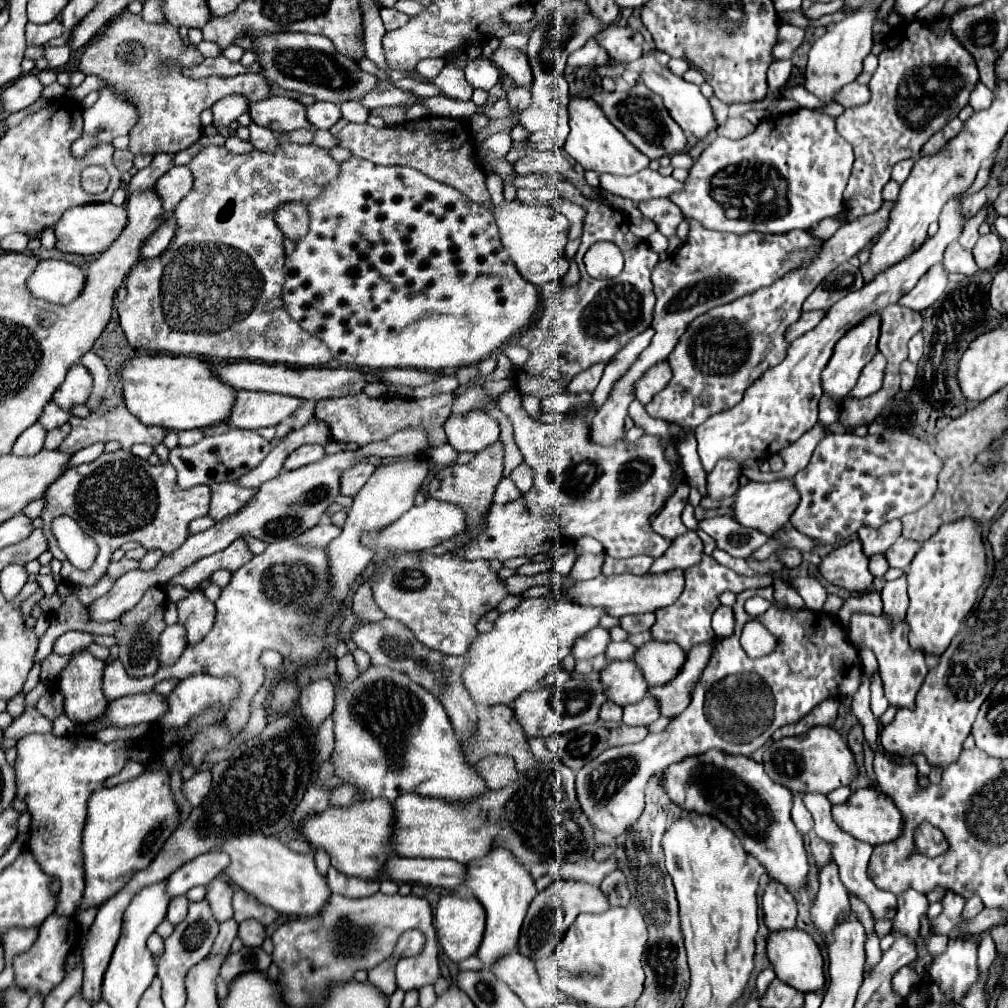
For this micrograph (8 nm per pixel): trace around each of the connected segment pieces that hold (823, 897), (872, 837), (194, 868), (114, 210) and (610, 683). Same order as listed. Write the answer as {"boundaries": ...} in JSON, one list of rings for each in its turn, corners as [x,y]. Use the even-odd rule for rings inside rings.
{"boundaries":[[[[827,864],[819,874],[819,892],[811,908],[811,922],[813,926],[825,936],[827,942],[831,942],[833,930],[839,924],[841,914],[851,912],[849,892],[843,888],[843,882],[839,880],[839,872],[835,864]]],[[[873,788],[855,790],[847,802],[833,806],[833,816],[835,816],[835,822],[839,824],[839,828],[843,828],[843,832],[847,832],[847,834],[855,836],[857,840],[863,840],[871,846],[895,840],[903,828],[901,814],[895,808],[895,804],[891,802],[891,798],[879,790],[873,790]]],[[[207,852],[197,856],[195,860],[183,864],[181,868],[175,870],[175,874],[171,874],[167,878],[167,894],[171,898],[187,894],[193,886],[199,884],[209,884],[213,878],[217,878],[221,874],[221,870],[229,864],[229,856],[227,854],[219,854],[219,852]]],[[[111,202],[105,204],[87,204],[87,206],[75,206],[69,208],[61,220],[55,224],[55,236],[57,244],[55,248],[65,254],[81,254],[81,256],[93,256],[105,252],[113,240],[121,234],[123,226],[127,222],[127,212],[121,206],[115,206]]],[[[609,662],[601,672],[601,682],[607,686],[609,700],[619,706],[639,702],[649,692],[649,684],[643,680],[643,672],[639,672],[635,662]]]]}

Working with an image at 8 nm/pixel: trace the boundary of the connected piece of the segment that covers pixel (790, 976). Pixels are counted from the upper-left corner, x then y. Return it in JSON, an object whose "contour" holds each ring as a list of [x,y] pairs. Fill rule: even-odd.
{"contour":[[[789,928],[789,930],[779,930],[779,932],[769,932],[769,936],[767,936],[767,958],[773,964],[777,978],[789,986],[801,990],[801,992],[819,990],[825,984],[823,956],[821,956],[815,940],[803,930]]]}

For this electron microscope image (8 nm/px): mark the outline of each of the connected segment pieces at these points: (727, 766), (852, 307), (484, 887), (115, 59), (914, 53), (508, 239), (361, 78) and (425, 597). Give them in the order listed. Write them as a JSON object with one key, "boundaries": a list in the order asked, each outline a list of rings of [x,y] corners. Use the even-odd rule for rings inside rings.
{"boundaries":[[[[711,750],[701,756],[687,756],[687,760],[681,760],[679,764],[665,768],[661,772],[661,776],[663,776],[663,790],[667,792],[671,802],[679,804],[679,808],[683,812],[703,812],[707,816],[717,816],[717,820],[723,820],[723,824],[727,824],[727,828],[731,828],[735,832],[735,836],[741,840],[745,852],[755,856],[773,880],[785,884],[791,894],[805,888],[809,860],[805,854],[803,836],[797,832],[797,828],[789,816],[791,806],[793,806],[791,790],[783,788],[781,784],[775,784],[765,774],[763,764],[759,764],[747,756],[727,756],[725,752]]],[[[955,196],[955,200],[947,202],[947,208],[943,208],[939,216],[939,232],[933,238],[929,238],[915,252],[915,256],[909,256],[907,260],[887,268],[887,272],[875,276],[873,282],[865,284],[861,290],[855,290],[843,300],[839,300],[831,310],[827,310],[827,316],[811,332],[803,334],[799,340],[795,340],[789,346],[789,352],[781,364],[767,370],[755,384],[751,384],[751,388],[747,388],[743,400],[737,406],[733,406],[727,412],[711,416],[709,420],[705,420],[701,426],[695,428],[697,450],[705,472],[711,472],[719,458],[735,458],[737,462],[743,464],[747,458],[759,460],[773,456],[781,448],[799,440],[807,430],[815,426],[817,404],[823,394],[819,374],[827,366],[835,344],[847,334],[847,330],[863,322],[863,318],[879,314],[885,306],[899,302],[899,298],[907,294],[933,264],[943,260],[947,244],[959,240],[965,228],[961,198],[963,196]]],[[[493,848],[491,852],[487,852],[487,856],[471,860],[465,866],[467,880],[463,880],[463,888],[467,888],[483,904],[487,914],[487,928],[477,956],[485,962],[487,968],[491,968],[497,958],[517,948],[517,938],[525,912],[531,900],[537,896],[535,880],[531,878],[529,868],[525,864],[519,864],[519,860],[515,860],[515,856],[507,852],[507,848]]],[[[123,10],[123,14],[107,24],[101,38],[85,48],[79,60],[79,70],[83,74],[101,78],[105,86],[115,88],[115,94],[123,96],[137,108],[139,118],[131,131],[131,144],[128,147],[133,154],[177,154],[181,150],[187,150],[197,142],[197,138],[201,138],[201,124],[197,132],[199,114],[205,108],[211,108],[223,96],[243,94],[251,104],[271,96],[271,88],[261,74],[247,72],[235,78],[211,76],[195,80],[183,76],[179,68],[163,70],[161,60],[165,58],[173,58],[181,66],[193,66],[203,60],[203,56],[195,48],[181,42],[175,26],[167,22],[149,24],[139,14]]],[[[911,20],[887,32],[883,38],[883,52],[879,54],[879,66],[869,82],[871,100],[865,106],[845,110],[845,114],[837,118],[837,132],[853,144],[855,152],[851,178],[843,196],[843,204],[853,218],[879,210],[883,204],[881,190],[891,178],[891,168],[905,158],[919,158],[921,146],[969,104],[969,96],[977,82],[979,70],[975,68],[975,58],[959,44],[959,40],[955,40],[955,36],[951,36],[951,28],[939,36],[931,22]]],[[[519,200],[507,202],[499,208],[493,208],[495,220],[499,226],[501,242],[511,254],[521,276],[543,288],[547,282],[559,280],[567,274],[569,262],[565,258],[565,244],[567,244],[567,218],[555,210],[553,206],[537,206],[537,204],[521,204]]],[[[303,32],[263,34],[255,38],[253,44],[263,52],[257,60],[263,66],[265,78],[269,78],[285,90],[311,94],[315,96],[315,100],[327,100],[333,104],[361,100],[379,84],[379,78],[375,74],[363,72],[355,60],[349,60],[343,54],[339,54],[331,40],[323,36]]],[[[409,552],[397,558],[393,572],[385,574],[373,586],[377,606],[389,616],[403,622],[419,642],[447,656],[461,656],[479,634],[475,624],[499,606],[509,592],[487,560],[463,560],[451,552],[443,556]]]]}

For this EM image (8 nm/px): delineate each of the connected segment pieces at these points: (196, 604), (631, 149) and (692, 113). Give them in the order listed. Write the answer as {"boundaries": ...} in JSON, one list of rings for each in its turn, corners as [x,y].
{"boundaries":[[[[193,590],[185,600],[177,604],[179,610],[179,624],[187,630],[187,644],[199,644],[207,632],[213,628],[215,622],[215,606],[205,600],[201,590]]],[[[571,98],[569,100],[569,126],[571,132],[565,142],[567,154],[579,162],[585,170],[593,170],[597,174],[613,174],[613,176],[631,176],[649,166],[647,156],[643,156],[629,140],[605,118],[601,108],[589,98]]],[[[645,54],[643,56],[645,64],[643,64],[643,72],[641,72],[641,80],[647,84],[647,88],[651,88],[653,92],[657,92],[661,98],[663,98],[663,104],[665,108],[671,112],[673,120],[685,130],[685,132],[691,132],[693,136],[697,136],[699,140],[707,138],[711,132],[715,132],[719,128],[717,120],[715,120],[715,114],[709,106],[709,100],[699,92],[699,86],[695,84],[689,84],[685,82],[683,78],[671,74],[665,66],[661,66],[651,54]]]]}

